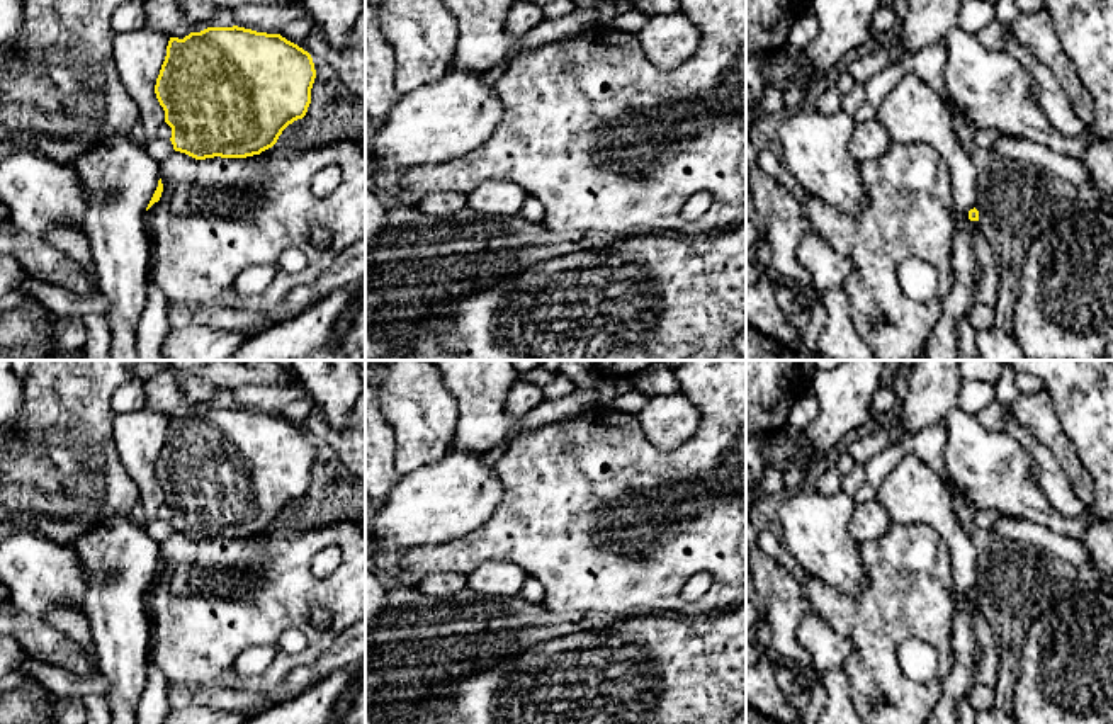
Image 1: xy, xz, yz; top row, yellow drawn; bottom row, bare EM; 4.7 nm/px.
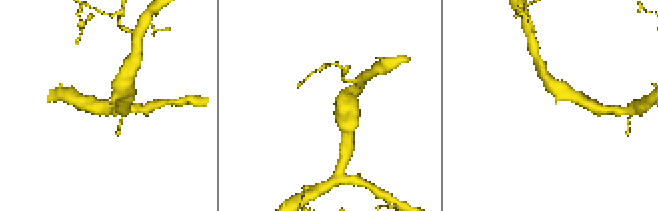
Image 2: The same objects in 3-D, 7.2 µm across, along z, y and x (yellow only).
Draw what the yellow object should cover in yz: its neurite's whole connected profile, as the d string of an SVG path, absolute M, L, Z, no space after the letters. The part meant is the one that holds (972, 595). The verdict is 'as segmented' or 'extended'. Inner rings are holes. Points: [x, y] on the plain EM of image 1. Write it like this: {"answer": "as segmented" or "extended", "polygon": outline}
{"answer": "extended", "polygon": "M979 588L969 591L970 607L974 610L974 631L980 648L977 658L977 675L974 685L994 685L997 682L997 644L989 622L980 614Z"}

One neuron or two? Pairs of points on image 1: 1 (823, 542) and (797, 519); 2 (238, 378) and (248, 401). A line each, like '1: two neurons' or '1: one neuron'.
1: one neuron
2: two neurons

